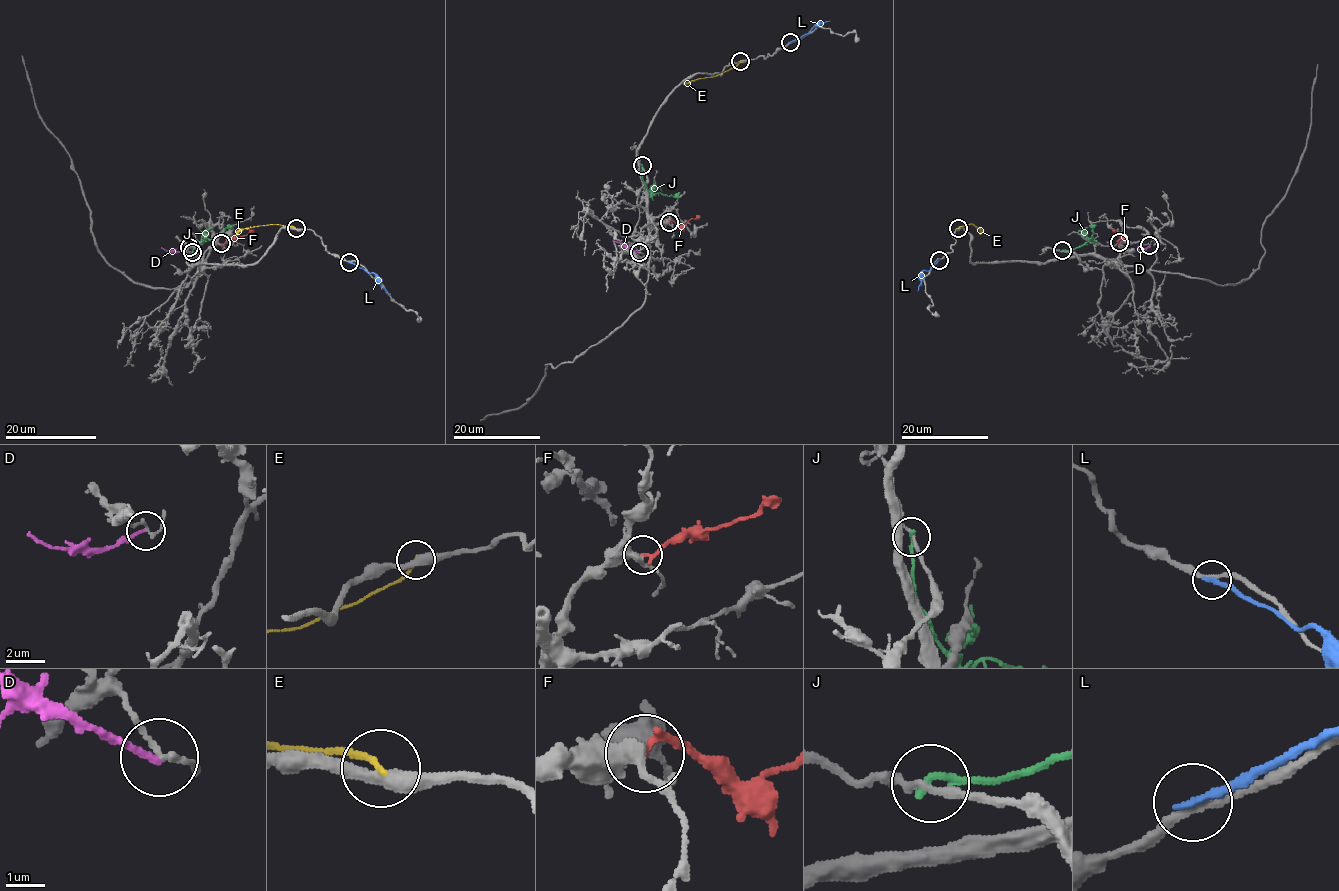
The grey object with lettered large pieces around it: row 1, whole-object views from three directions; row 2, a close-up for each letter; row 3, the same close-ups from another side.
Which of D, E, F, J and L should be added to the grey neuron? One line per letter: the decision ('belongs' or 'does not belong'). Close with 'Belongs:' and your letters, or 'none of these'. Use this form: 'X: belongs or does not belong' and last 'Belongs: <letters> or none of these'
D: does not belong
E: does not belong
F: does not belong
J: does not belong
L: does not belong
Belongs: none of these

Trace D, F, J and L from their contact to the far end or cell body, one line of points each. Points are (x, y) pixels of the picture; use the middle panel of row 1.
D: (639, 252), (613, 240)
F: (669, 222), (683, 225), (700, 217)
J: (642, 165), (643, 181), (654, 194), (677, 196), (680, 192)
L: (791, 41), (807, 34), (814, 25), (830, 21)

